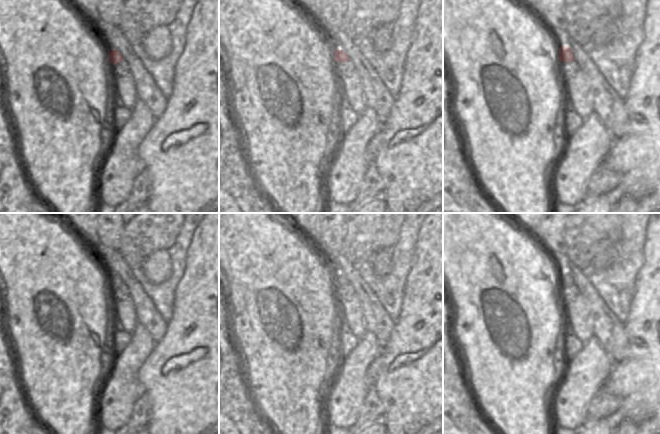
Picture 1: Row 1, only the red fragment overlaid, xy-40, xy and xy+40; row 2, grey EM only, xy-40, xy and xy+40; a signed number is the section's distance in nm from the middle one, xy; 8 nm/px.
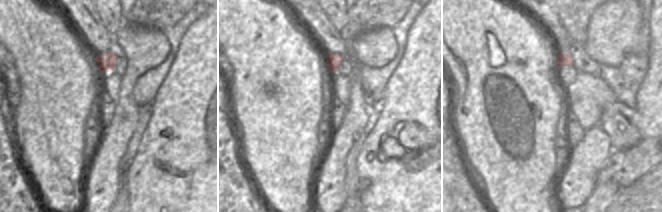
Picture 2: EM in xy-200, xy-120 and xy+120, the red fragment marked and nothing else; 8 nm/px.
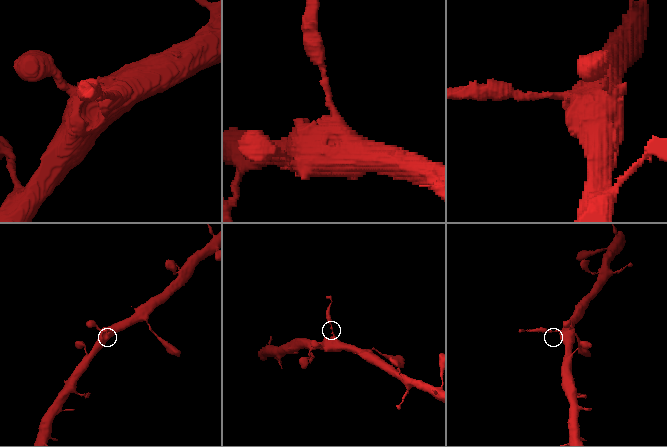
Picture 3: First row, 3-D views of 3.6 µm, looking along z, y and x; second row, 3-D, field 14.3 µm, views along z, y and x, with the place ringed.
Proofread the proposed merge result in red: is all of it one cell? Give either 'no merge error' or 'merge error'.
no merge error

